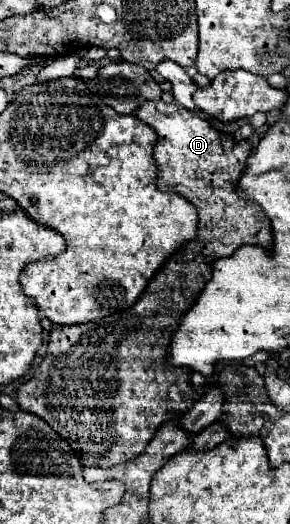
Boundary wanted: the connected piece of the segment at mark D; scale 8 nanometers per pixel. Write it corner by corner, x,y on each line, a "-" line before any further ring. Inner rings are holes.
146,100
138,108
136,116
158,134
158,146
154,150
154,158
158,160
160,168
158,188
176,192
196,206
198,234
194,240
182,244
182,248
178,248
164,264
168,280
150,280
136,304
120,312
114,322
108,316
98,322
86,322
78,326
52,326
44,360
38,364
34,378
26,380
20,386
16,396
20,410
40,416
62,438
66,438
72,450
80,454
82,466
108,468
118,462
136,458
154,438
160,424
184,414
186,410
190,410
192,402
202,396
204,388
192,386
192,372
188,368
174,370
166,364
168,344
174,330
178,328
178,320
194,304
202,286
210,278
212,262
216,258
232,256
242,244
260,244
264,248
270,248
272,242
270,224
264,218
262,210
250,200
238,198
234,192
238,178
246,170
248,156
252,154
252,144
248,140
236,140
234,134
216,130
206,118
174,102
166,104
162,100

